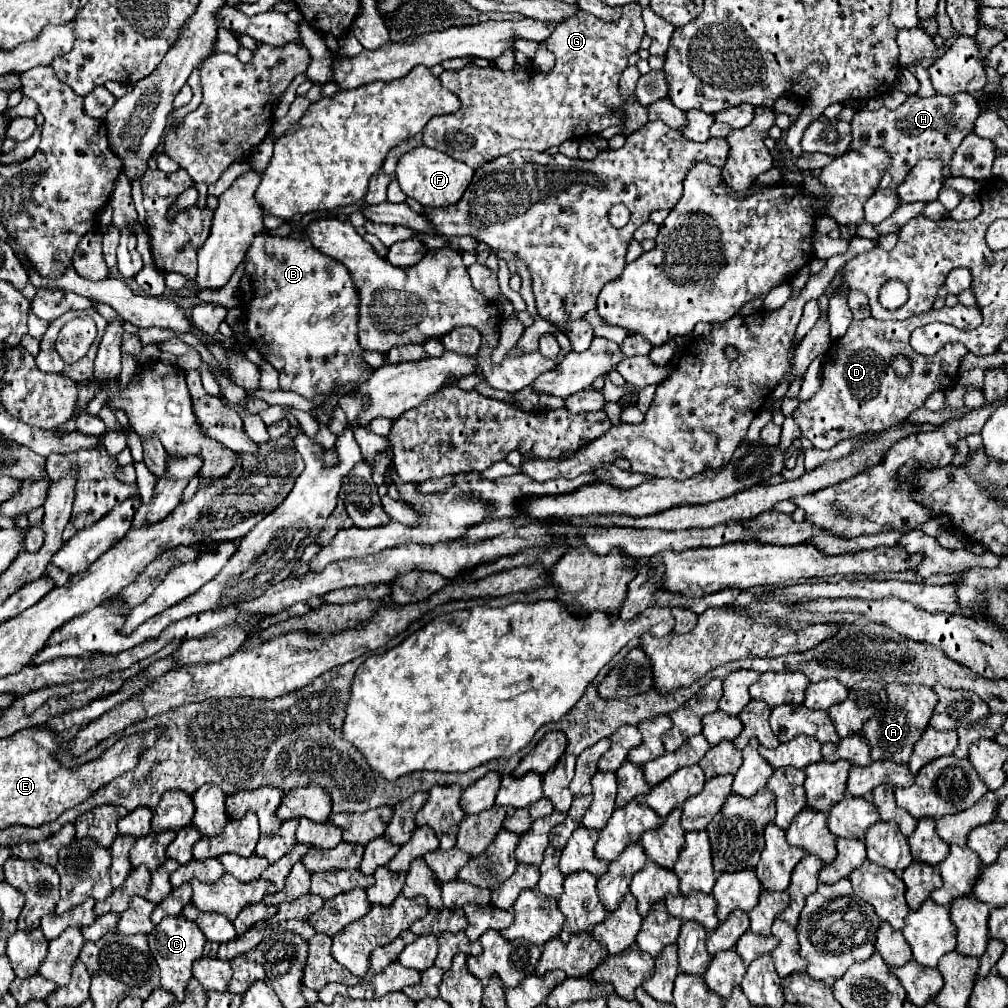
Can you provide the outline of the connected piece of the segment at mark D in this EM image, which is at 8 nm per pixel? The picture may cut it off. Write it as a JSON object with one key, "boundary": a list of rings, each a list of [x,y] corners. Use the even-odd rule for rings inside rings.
{"boundary":[[[959,304],[955,308],[929,310],[907,320],[867,318],[861,322],[851,322],[847,334],[833,340],[823,356],[823,382],[819,392],[811,400],[801,402],[793,412],[793,420],[801,428],[801,436],[807,438],[815,448],[827,450],[833,448],[837,442],[853,438],[861,432],[883,432],[903,422],[913,410],[921,408],[923,400],[933,390],[947,390],[955,386],[959,360],[968,353],[963,344],[947,344],[935,356],[917,354],[909,344],[911,332],[931,322],[945,322],[961,330],[973,330],[981,324],[981,312],[979,308],[967,308]],[[895,354],[905,354],[911,360],[911,376],[897,378],[893,374],[889,362]]]}

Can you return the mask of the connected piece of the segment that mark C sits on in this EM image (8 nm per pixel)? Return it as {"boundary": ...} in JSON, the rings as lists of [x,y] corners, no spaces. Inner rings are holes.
{"boundary":[[[175,916],[175,918],[163,918],[161,924],[155,926],[147,938],[149,938],[149,948],[161,970],[161,988],[173,992],[177,1000],[185,1000],[185,988],[191,978],[191,964],[203,958],[203,946],[205,946],[203,932],[195,922],[189,922],[183,916]]]}

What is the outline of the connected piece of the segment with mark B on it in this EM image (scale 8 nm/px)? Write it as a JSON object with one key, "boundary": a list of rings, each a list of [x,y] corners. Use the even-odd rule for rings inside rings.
{"boundary":[[[259,232],[249,250],[245,252],[245,272],[239,282],[242,305],[247,305],[249,321],[246,331],[253,346],[261,350],[263,358],[273,364],[281,376],[279,386],[283,390],[293,390],[307,400],[315,400],[323,396],[323,404],[319,404],[319,434],[313,441],[325,448],[325,464],[335,464],[337,456],[333,452],[335,434],[329,432],[327,420],[335,408],[339,408],[339,388],[351,384],[353,390],[359,390],[363,382],[369,380],[373,368],[363,360],[363,348],[359,348],[357,328],[359,328],[359,296],[355,292],[355,282],[351,280],[351,272],[343,268],[337,260],[323,256],[311,248],[311,240],[297,240],[289,236],[275,236],[269,232]]]}

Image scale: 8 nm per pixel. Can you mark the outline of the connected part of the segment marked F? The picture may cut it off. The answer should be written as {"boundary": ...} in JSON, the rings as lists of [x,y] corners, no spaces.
{"boundary":[[[421,146],[421,148],[415,148],[401,156],[395,176],[397,176],[401,190],[409,198],[415,198],[425,208],[445,208],[447,204],[455,204],[461,200],[463,192],[467,190],[467,186],[473,178],[473,170],[467,164],[461,164],[459,160],[453,160],[451,156],[447,156],[439,150]]]}

